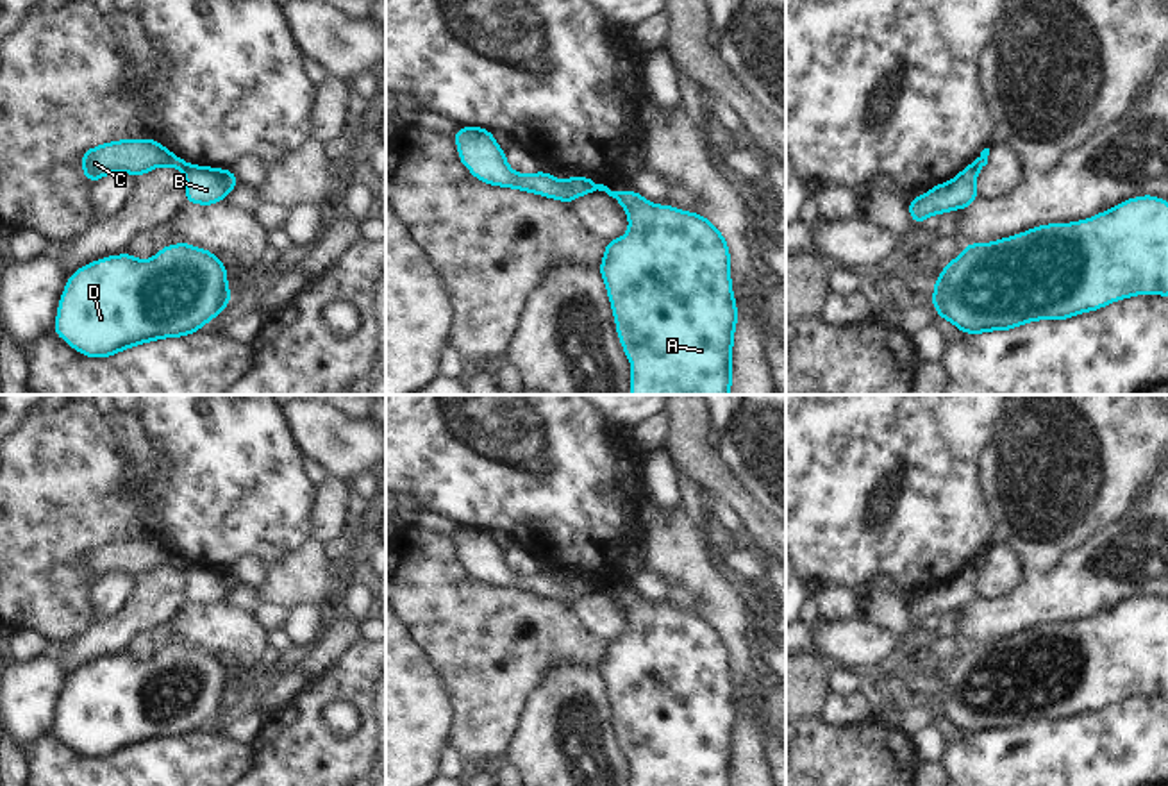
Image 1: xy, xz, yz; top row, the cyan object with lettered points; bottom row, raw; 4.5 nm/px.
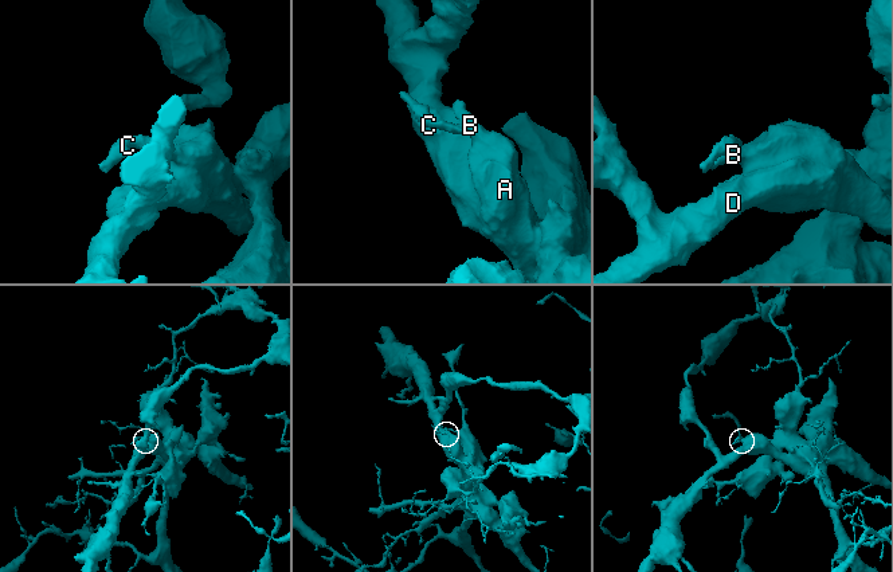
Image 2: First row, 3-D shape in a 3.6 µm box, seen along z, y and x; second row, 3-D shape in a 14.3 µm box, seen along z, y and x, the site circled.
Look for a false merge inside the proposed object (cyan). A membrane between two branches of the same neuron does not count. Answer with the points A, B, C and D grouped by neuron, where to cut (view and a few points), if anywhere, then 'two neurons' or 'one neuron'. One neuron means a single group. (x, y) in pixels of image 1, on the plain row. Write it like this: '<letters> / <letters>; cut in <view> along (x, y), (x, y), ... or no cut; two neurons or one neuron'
A B D / C; cut in xz along (581, 577), (595, 588); two neurons

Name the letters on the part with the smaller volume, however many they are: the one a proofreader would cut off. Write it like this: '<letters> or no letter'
C

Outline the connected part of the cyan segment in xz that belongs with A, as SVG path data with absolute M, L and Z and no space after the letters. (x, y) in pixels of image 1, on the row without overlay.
M586 579L595 590L616 598L629 616L629 632L605 643L598 670L605 681L616 732L632 765L630 786L730 786L732 741L738 722L730 684L730 652L720 631L702 615L655 606L638 591L611 591Z

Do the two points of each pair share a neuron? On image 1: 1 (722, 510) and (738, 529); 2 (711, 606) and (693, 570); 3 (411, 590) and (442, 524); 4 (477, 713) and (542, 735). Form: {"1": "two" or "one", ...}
{"1": "one", "2": "one", "3": "two", "4": "two"}

